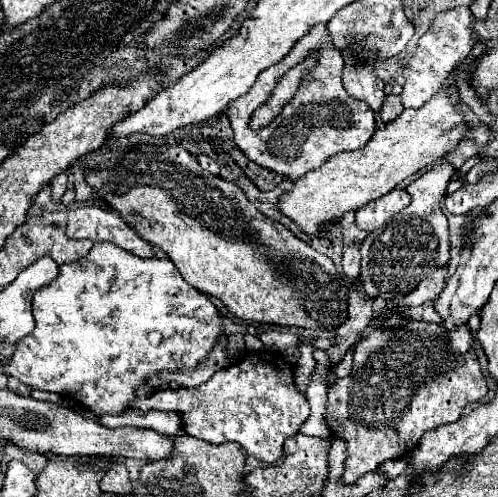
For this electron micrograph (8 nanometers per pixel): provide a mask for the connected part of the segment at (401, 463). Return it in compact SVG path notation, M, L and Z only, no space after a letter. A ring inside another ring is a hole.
M399 458L399 460L385 462L381 468L383 472L387 472L387 478L397 478L401 472L407 470L407 464L409 464L409 458Z

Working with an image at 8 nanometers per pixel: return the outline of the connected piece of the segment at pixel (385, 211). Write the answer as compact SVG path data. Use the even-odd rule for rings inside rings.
M395 188L393 192L359 208L355 212L355 224L365 232L373 232L373 230L385 226L397 212L401 212L409 204L411 204L409 192L405 188Z

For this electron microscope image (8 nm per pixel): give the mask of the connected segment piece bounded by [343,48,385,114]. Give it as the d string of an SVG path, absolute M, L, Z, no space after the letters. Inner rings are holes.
M345 48L343 52L345 56L345 76L343 76L343 84L345 90L353 96L359 98L363 102L369 104L369 108L379 114L383 100L385 100L385 92L383 92L383 82L375 78L373 74L373 62L365 62L365 68L357 68L357 60L355 60L355 48Z

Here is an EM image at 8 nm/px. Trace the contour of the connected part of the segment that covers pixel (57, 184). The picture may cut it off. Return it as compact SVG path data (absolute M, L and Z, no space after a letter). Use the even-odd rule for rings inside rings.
M65 172L59 174L57 178L53 178L51 190L53 190L53 200L55 200L55 202L61 202L61 196L63 196L65 190L67 190L67 174L65 174Z

